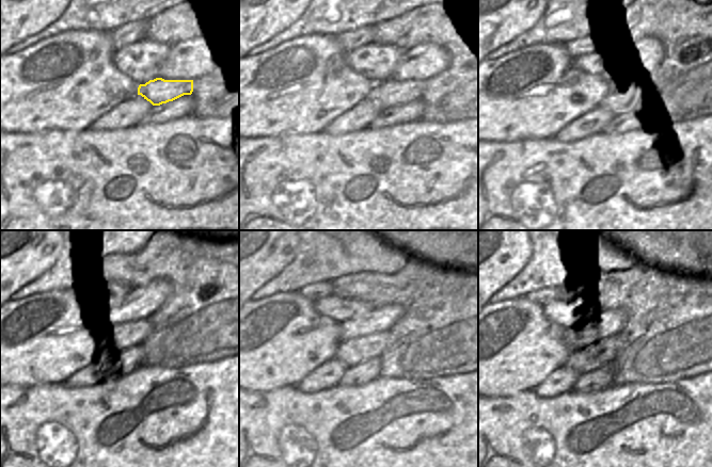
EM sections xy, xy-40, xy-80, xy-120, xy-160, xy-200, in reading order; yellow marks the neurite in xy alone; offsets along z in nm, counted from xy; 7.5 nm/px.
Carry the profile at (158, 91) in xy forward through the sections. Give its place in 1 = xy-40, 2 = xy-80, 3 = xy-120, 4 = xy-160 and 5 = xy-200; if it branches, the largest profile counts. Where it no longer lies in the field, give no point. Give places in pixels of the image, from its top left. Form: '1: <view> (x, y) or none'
1: xy-40 (384, 95)
2: xy-80 (625, 98)
3: xy-120 (122, 350)
4: xy-160 (351, 353)
5: xy-200 (587, 357)

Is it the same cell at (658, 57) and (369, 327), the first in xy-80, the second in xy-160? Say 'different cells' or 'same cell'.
same cell

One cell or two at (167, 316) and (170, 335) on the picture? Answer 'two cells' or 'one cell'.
two cells

